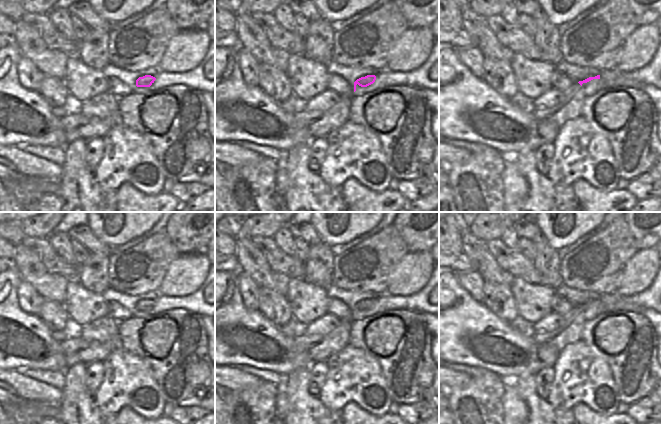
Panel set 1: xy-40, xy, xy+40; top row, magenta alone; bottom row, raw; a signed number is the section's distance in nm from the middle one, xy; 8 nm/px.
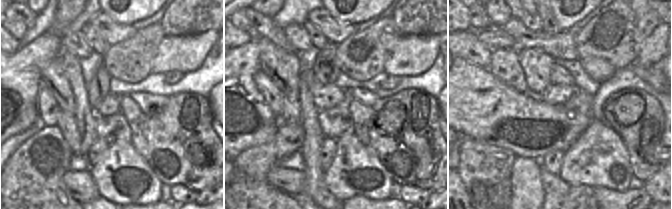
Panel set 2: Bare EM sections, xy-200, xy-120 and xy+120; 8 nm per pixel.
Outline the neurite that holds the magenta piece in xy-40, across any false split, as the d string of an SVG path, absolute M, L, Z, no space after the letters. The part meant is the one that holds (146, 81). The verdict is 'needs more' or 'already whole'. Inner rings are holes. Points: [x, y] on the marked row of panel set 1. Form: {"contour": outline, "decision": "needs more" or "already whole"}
{"contour": "M145 75L143 77L139 77L136 80L136 86L137 87L150 87L154 83L155 80L156 80L155 77L151 75Z", "decision": "already whole"}

